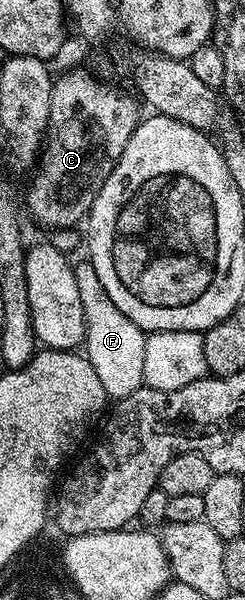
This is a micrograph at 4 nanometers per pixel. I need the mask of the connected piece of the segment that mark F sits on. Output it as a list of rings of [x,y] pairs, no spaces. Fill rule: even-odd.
[[[88,262],[76,265],[75,282],[79,282],[79,302],[83,302],[83,318],[85,319],[85,343],[83,354],[91,362],[99,382],[103,382],[103,390],[110,401],[116,402],[135,394],[144,385],[143,350],[145,349],[144,332],[111,298],[107,290],[103,290],[103,282],[99,282],[99,274],[95,274],[95,266]]]

